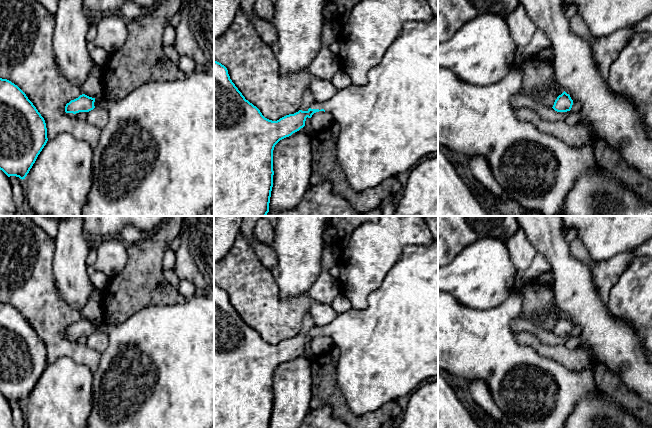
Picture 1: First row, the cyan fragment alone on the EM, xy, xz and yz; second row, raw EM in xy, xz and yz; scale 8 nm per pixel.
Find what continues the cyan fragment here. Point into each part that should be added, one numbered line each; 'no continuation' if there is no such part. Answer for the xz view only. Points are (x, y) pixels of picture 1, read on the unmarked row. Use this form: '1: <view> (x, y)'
1: xz (387, 350)

